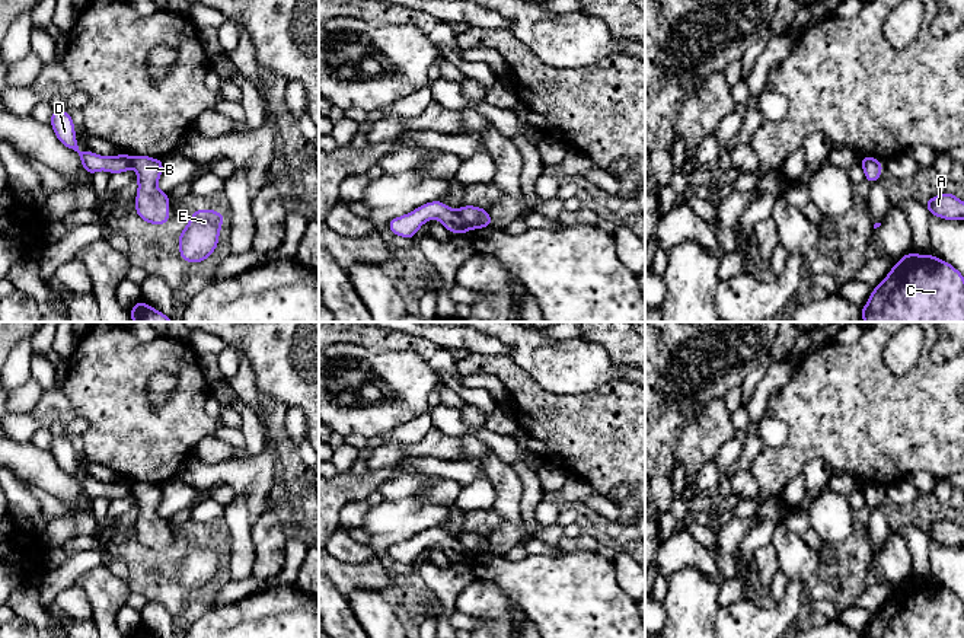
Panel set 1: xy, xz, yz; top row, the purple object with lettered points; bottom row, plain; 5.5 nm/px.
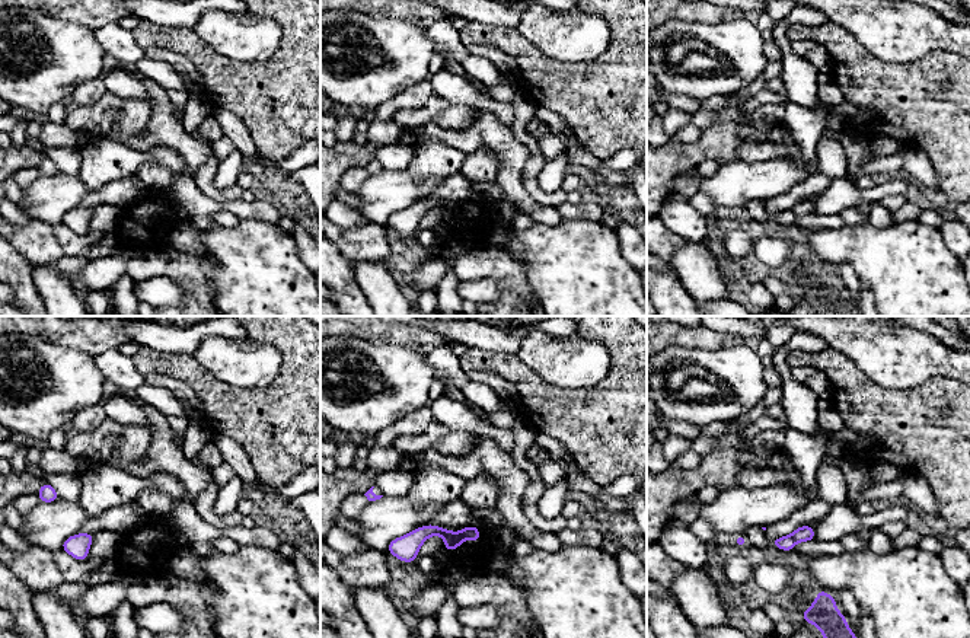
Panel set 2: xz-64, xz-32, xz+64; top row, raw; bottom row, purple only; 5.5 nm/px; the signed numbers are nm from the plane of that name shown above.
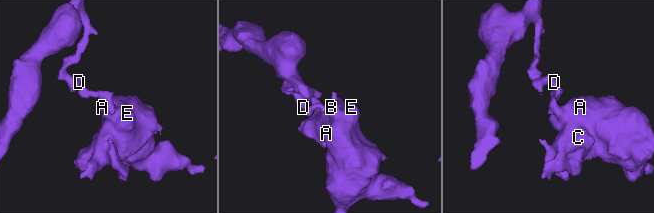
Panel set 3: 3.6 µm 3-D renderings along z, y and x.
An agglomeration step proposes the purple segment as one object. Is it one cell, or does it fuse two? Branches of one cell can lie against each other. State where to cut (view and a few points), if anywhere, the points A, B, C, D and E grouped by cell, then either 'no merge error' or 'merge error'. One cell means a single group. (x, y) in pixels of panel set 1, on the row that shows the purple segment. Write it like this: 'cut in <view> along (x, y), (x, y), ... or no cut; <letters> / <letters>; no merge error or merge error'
cut in xz along (456, 210), (471, 227); A B C E / D; merge error

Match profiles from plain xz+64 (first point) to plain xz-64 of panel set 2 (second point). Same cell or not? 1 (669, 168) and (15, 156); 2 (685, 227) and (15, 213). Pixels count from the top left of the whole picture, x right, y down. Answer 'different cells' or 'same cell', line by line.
1: same cell
2: same cell

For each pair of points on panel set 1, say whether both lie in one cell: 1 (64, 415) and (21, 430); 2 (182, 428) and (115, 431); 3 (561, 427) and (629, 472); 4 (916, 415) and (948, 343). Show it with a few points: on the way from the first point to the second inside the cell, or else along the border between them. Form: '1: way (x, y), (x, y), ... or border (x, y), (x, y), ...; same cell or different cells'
1: way (54, 415), (42, 415), (31, 421); same cell
2: way (166, 431), (131, 431); same cell
3: way (578, 428), (590, 433), (612, 455); same cell
4: border (938, 337), (932, 345), (931, 357), (939, 364); different cells

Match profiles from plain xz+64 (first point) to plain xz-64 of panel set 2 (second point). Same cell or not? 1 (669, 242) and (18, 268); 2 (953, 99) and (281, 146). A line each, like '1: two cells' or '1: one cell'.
1: two cells
2: one cell

